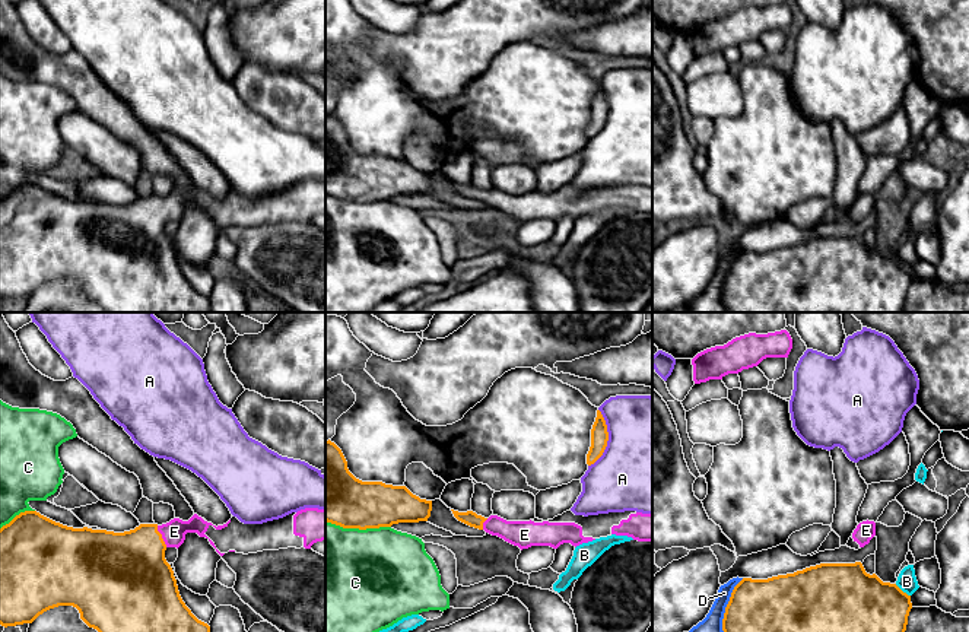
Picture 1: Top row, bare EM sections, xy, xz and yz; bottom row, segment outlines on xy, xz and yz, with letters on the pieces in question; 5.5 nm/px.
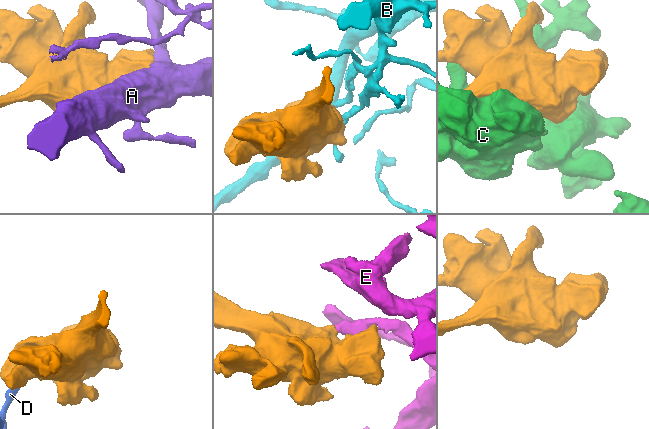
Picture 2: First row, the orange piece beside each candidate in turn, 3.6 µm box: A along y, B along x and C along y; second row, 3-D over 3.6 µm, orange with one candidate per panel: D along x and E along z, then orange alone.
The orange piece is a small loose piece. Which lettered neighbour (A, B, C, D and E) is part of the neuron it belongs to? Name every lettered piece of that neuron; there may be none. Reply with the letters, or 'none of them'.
E

